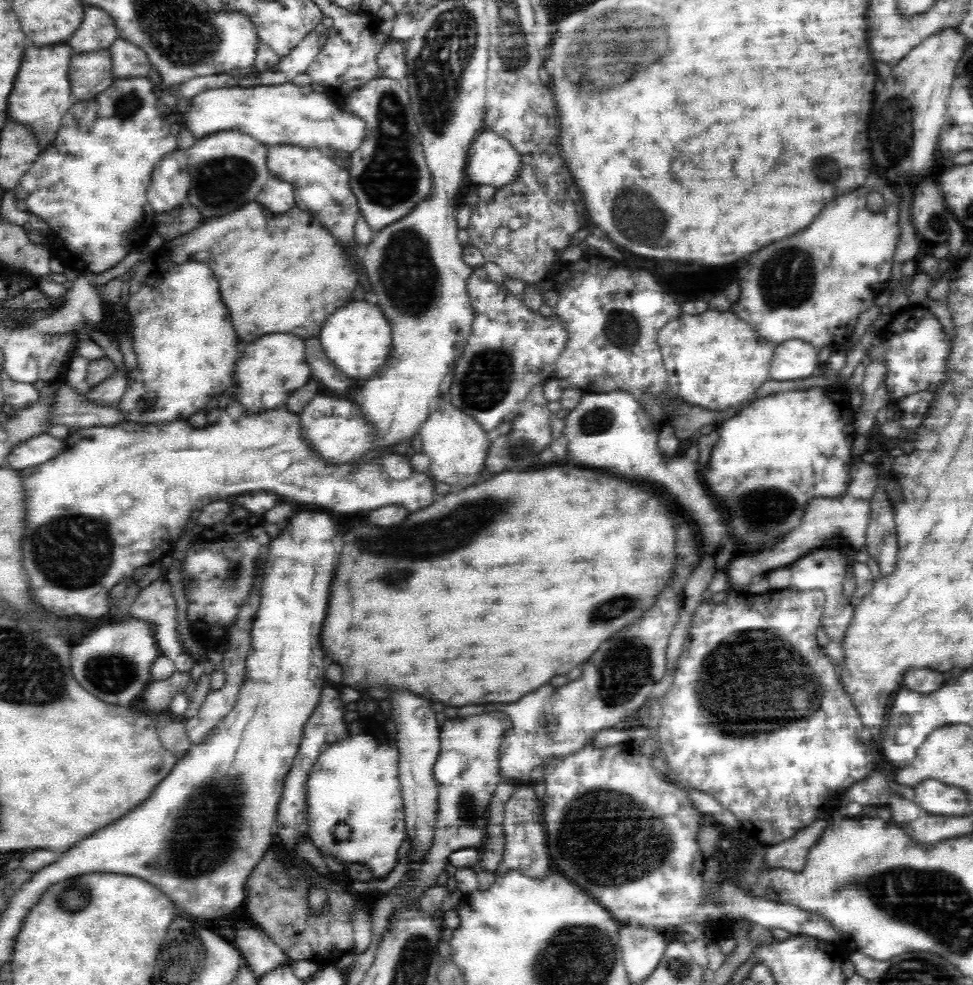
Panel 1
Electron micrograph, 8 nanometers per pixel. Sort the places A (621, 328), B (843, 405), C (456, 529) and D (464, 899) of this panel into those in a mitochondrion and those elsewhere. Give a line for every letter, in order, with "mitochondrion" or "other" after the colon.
A: mitochondrion
B: other
C: mitochondrion
D: other

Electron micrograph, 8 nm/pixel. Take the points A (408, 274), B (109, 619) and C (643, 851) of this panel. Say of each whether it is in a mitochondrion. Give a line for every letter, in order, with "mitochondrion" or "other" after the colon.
A: mitochondrion
B: other
C: mitochondrion

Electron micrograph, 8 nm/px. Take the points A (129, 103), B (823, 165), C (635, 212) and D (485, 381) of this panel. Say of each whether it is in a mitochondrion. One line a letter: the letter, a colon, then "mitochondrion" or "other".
A: mitochondrion
B: mitochondrion
C: mitochondrion
D: mitochondrion

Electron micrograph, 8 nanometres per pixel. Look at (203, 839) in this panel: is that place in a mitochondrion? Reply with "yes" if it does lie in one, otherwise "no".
yes

